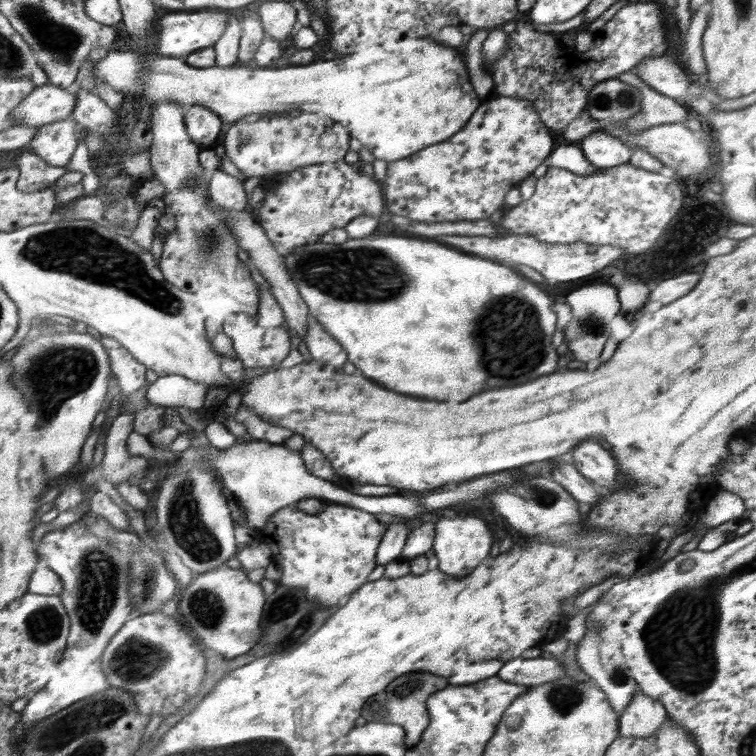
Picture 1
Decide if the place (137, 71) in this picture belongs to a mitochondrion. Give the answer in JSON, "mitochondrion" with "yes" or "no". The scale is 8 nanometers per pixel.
{"mitochondrion":"no"}

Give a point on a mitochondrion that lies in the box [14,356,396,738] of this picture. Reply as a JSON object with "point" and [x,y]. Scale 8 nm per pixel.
{"point":[97,592]}

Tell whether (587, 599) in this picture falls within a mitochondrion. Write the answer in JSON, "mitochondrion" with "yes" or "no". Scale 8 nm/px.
{"mitochondrion":"no"}

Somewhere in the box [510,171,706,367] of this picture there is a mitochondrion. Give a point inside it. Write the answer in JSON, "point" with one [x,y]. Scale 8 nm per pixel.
{"point":[592,324]}

